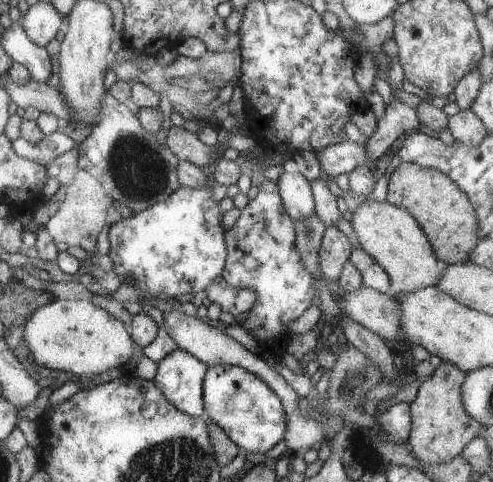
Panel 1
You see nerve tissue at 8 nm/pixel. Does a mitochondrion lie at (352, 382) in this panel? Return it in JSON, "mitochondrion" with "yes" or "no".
{"mitochondrion":"yes"}

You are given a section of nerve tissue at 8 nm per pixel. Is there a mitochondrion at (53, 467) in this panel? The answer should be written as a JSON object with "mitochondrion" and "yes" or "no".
{"mitochondrion":"no"}

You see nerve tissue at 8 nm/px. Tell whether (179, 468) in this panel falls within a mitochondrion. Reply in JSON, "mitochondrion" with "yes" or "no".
{"mitochondrion":"yes"}

